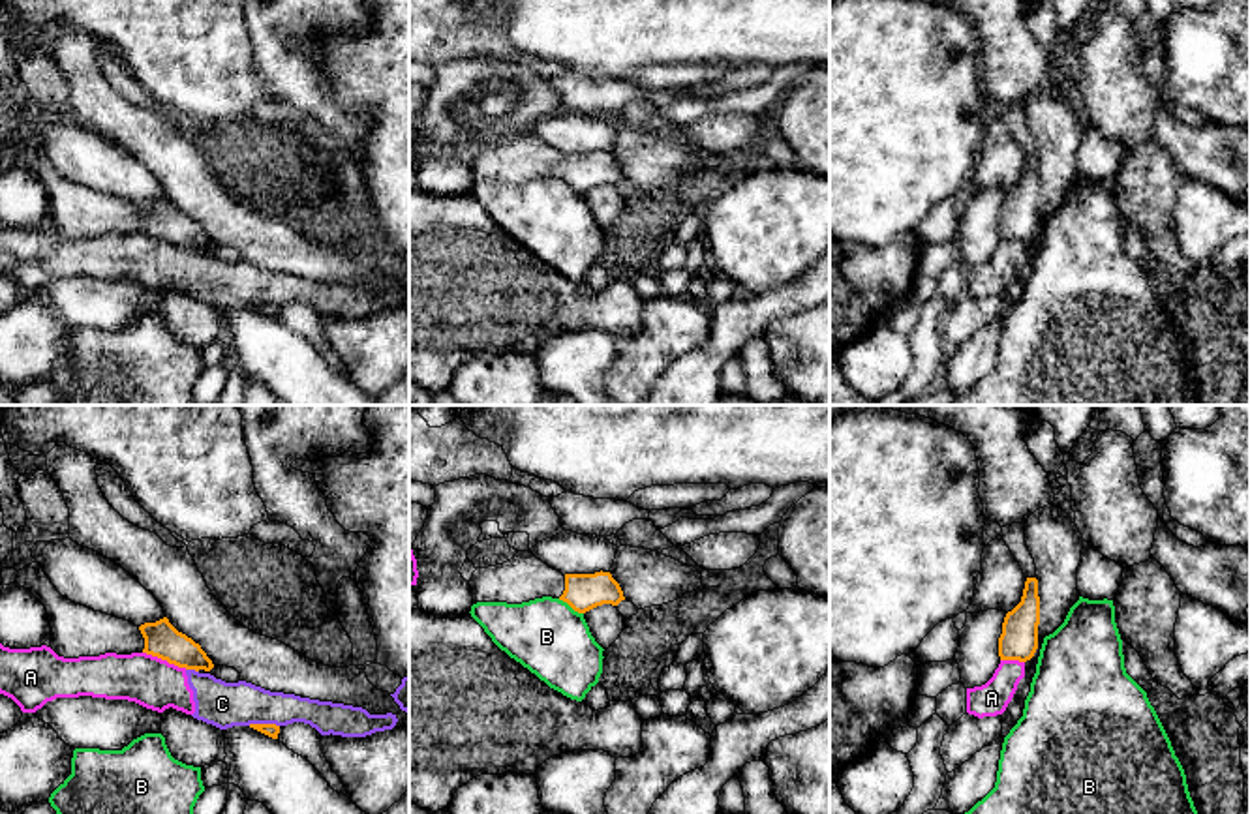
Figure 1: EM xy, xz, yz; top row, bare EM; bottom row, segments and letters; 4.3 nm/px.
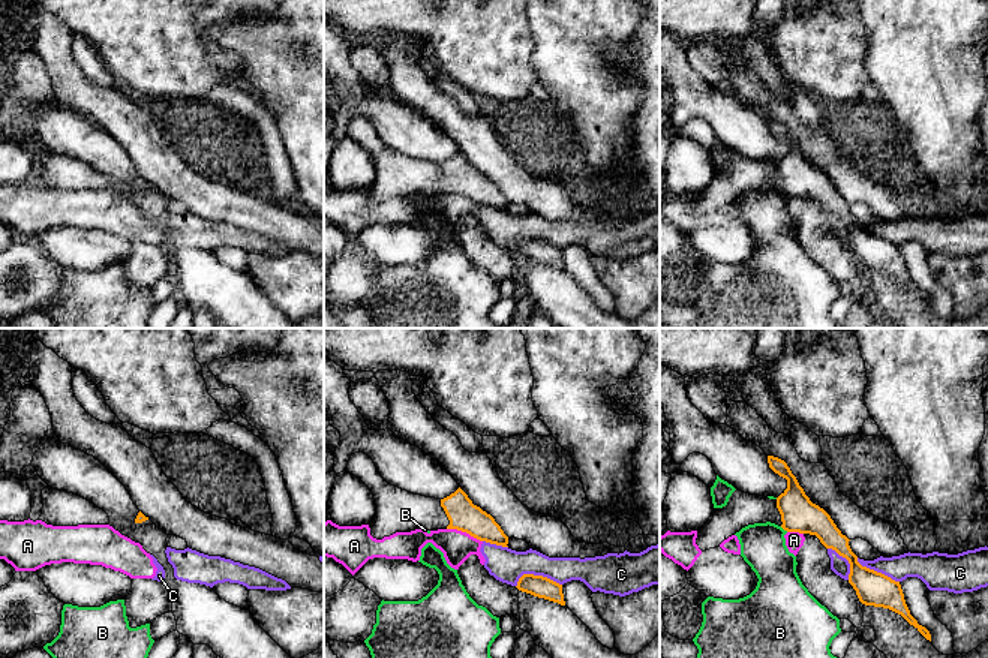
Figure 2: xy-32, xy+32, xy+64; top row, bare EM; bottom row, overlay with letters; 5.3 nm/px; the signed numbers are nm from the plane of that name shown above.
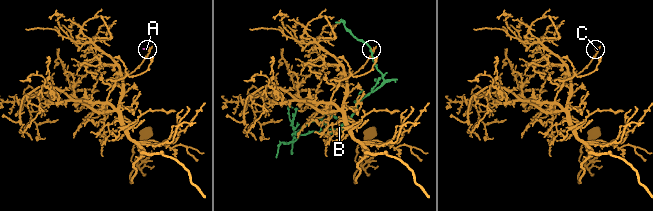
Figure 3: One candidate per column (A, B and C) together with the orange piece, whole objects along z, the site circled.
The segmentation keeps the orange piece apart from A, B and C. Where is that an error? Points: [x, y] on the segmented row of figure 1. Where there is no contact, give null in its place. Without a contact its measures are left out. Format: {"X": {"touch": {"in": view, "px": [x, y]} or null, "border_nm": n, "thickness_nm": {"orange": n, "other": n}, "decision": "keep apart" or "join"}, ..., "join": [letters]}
{"A": {"touch": {"in": "xy", "px": [166, 659]}, "border_nm": 200, "thickness_nm": {"orange": 150, "other": 220}, "decision": "keep apart"}, "B": {"touch": {"in": "xz", "px": [571, 606]}, "border_nm": 130, "thickness_nm": {"orange": 160, "other": 320}, "decision": "keep apart"}, "C": {"touch": {"in": "xy", "px": [263, 724]}, "border_nm": 140, "thickness_nm": {"orange": 60, "other": 190}, "decision": "keep apart"}, "join": []}

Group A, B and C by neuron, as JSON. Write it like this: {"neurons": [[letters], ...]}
{"neurons": [["A", "C"], ["B"]]}

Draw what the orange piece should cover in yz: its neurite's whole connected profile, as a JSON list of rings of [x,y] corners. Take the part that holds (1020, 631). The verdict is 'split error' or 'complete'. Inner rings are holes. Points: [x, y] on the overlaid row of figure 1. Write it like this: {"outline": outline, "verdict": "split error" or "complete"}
{"outline": [[[1027,578],[1021,602],[1006,613],[998,638],[1000,660],[1027,662],[1038,649],[1040,596],[1038,580]]], "verdict": "complete"}

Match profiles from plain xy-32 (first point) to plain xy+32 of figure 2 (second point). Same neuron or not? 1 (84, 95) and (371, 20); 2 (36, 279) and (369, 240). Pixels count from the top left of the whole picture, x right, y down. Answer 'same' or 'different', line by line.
1: different
2: different

